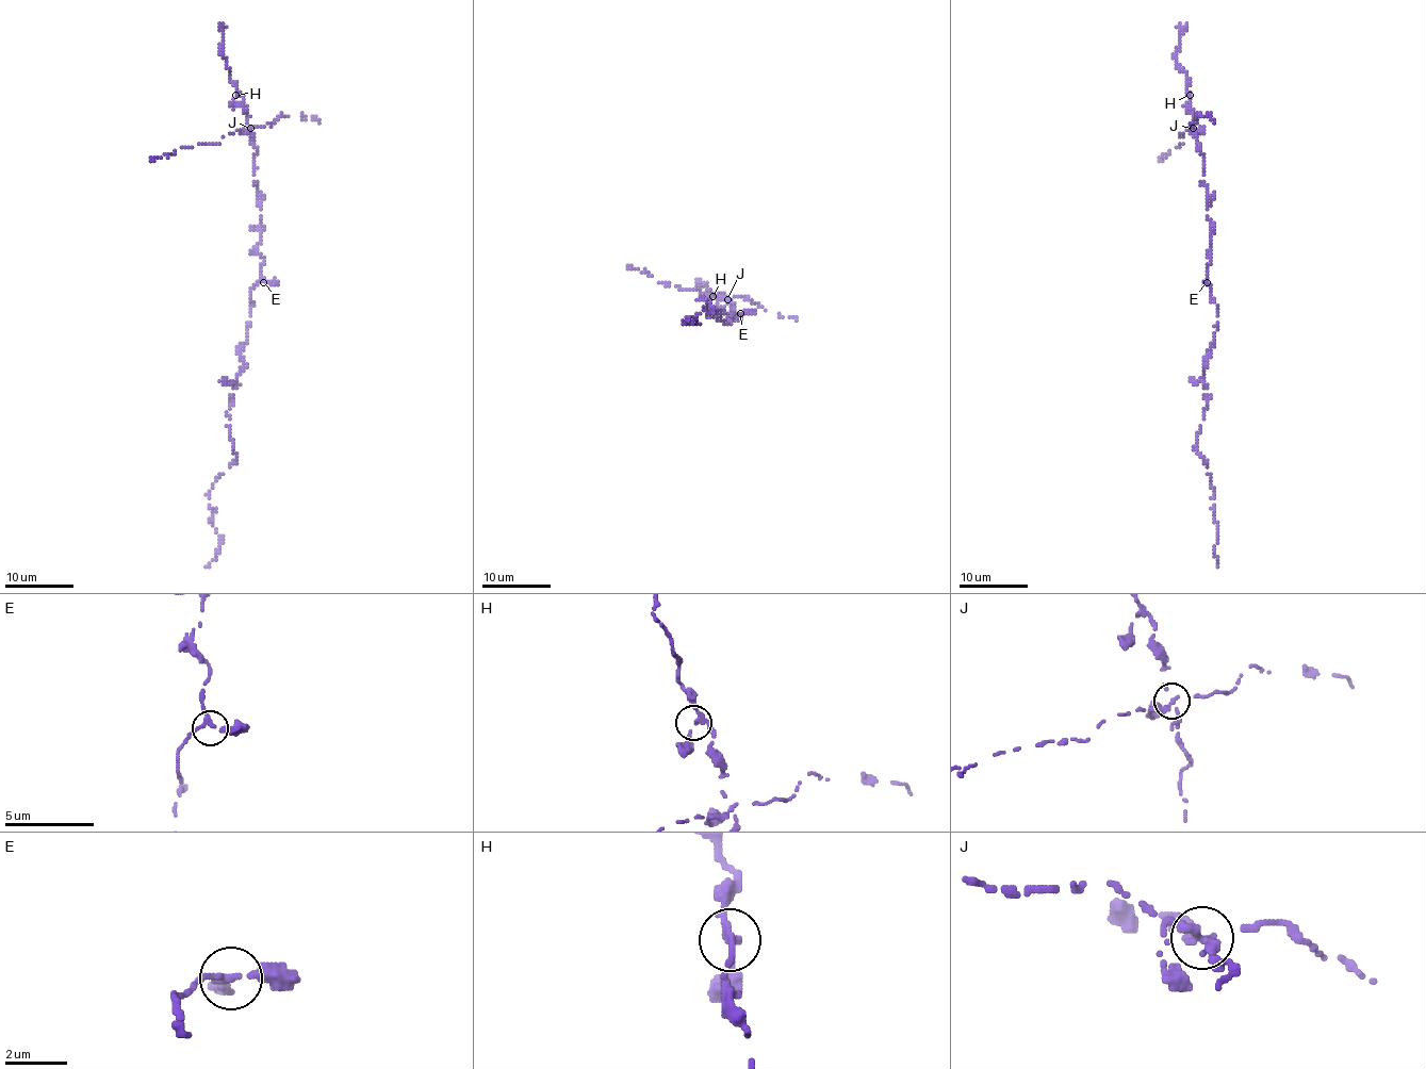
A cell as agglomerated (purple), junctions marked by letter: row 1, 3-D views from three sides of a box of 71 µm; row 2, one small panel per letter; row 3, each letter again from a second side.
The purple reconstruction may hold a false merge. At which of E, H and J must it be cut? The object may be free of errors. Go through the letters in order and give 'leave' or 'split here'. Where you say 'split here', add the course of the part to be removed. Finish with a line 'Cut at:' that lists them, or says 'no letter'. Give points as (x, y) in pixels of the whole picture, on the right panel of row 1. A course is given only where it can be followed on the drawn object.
E: leave
H: leave
J: split here; course (1193, 128), (1180, 132), (1184, 143), (1160, 160)
Cut at: J

